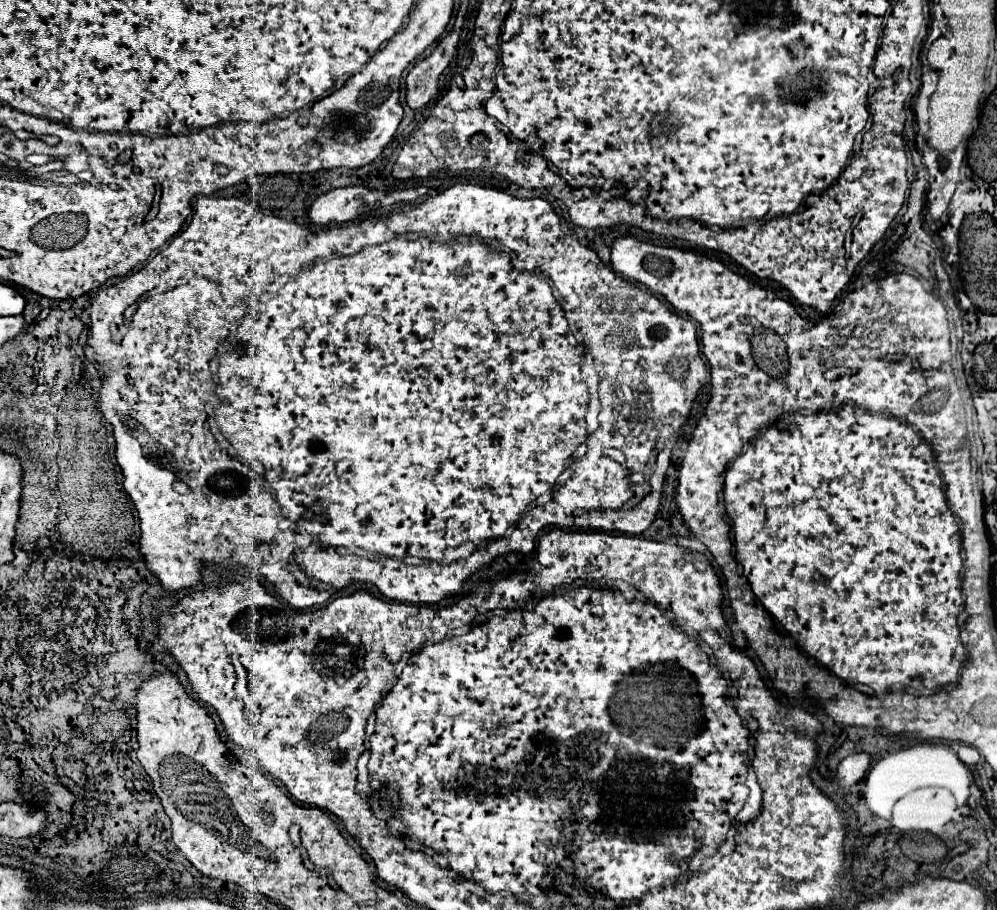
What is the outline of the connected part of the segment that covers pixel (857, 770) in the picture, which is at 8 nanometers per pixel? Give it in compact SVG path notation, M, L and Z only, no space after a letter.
M860 751L860 753L852 753L848 755L840 765L838 765L838 775L836 775L836 781L838 785L842 787L848 787L848 785L854 785L858 781L864 779L866 771L870 767L870 755Z

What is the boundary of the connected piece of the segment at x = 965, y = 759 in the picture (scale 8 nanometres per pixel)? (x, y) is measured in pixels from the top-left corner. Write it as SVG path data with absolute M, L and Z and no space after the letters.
M960 745L958 747L958 757L968 767L974 767L974 765L980 763L980 753L974 747L970 747L970 745Z

